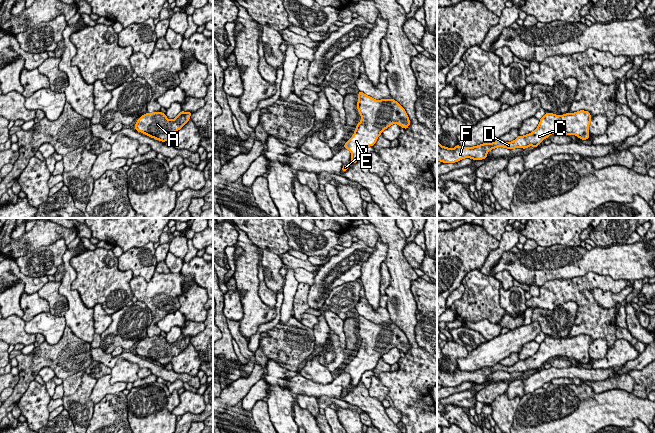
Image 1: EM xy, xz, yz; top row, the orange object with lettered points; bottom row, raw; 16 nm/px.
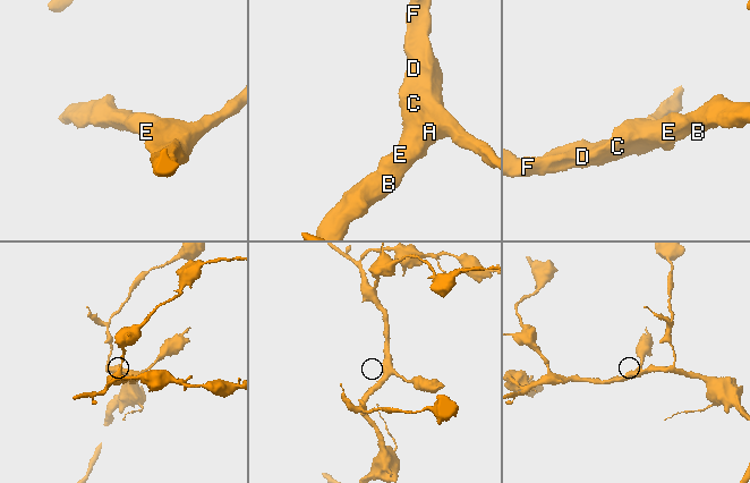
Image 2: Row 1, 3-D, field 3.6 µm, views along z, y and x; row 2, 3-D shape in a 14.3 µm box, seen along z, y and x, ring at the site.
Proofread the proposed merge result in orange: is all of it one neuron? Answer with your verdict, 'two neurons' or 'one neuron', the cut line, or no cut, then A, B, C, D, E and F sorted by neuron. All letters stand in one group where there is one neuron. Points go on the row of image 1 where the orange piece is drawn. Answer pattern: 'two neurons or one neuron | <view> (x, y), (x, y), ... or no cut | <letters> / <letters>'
one neuron | no cut | A B C D E F

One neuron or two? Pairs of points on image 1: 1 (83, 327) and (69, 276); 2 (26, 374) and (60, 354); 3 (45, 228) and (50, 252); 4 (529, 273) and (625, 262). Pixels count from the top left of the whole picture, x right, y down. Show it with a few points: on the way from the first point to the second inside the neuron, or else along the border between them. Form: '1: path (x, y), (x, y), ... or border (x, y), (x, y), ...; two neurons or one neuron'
1: path (77, 314), (74, 299), (67, 292), (67, 289); one neuron
2: path (34, 366), (44, 356), (52, 356); one neuron
3: border (66, 243), (63, 239), (57, 239), (27, 254); two neurons
4: path (553, 269), (573, 265), (576, 262), (601, 262); one neuron

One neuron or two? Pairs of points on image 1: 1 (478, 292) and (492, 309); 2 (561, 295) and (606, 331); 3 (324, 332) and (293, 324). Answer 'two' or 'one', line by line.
1: one
2: one
3: two

